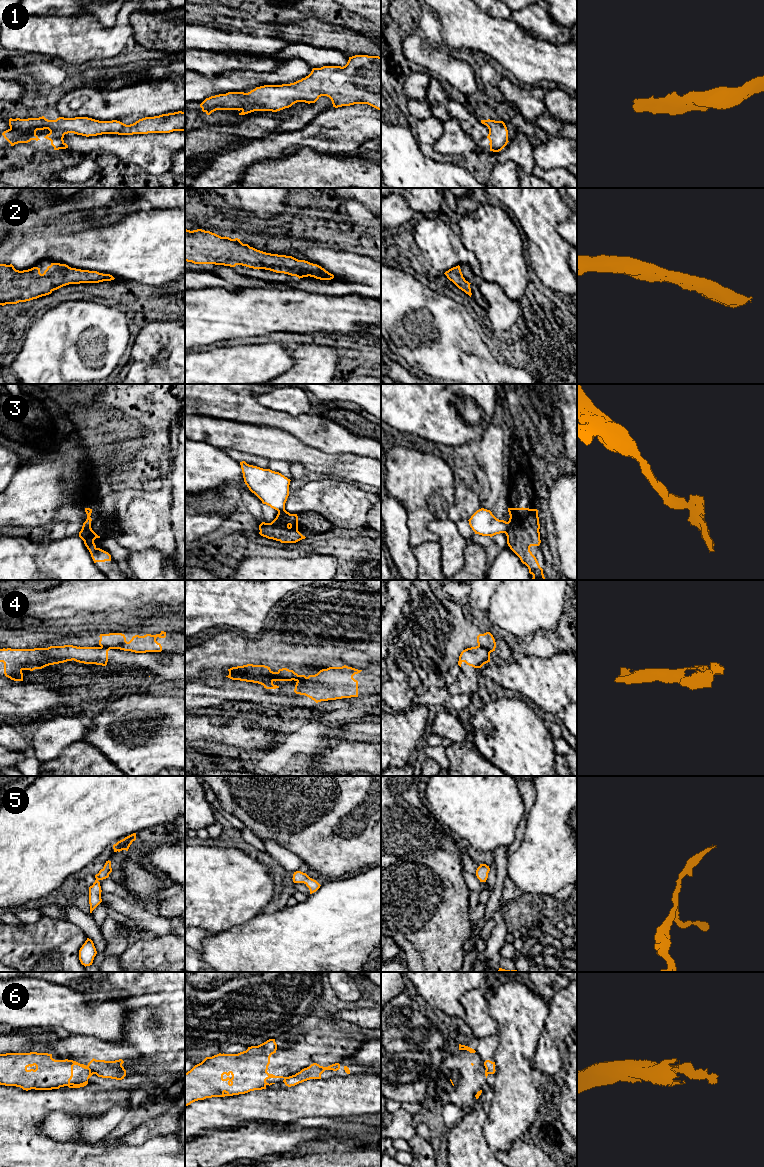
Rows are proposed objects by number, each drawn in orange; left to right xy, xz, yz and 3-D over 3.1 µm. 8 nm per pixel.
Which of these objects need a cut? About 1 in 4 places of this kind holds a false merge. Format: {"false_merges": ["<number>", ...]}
{"false_merges": ["3", "4", "6"]}

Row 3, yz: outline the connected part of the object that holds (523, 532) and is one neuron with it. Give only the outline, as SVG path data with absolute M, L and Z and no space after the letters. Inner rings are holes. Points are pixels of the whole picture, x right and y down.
M522 507L508 508L508 512L510 518L505 533L508 546L528 567L529 573L533 575L532 580L546 580L543 569L530 551L531 546L539 546L541 543L538 510Z

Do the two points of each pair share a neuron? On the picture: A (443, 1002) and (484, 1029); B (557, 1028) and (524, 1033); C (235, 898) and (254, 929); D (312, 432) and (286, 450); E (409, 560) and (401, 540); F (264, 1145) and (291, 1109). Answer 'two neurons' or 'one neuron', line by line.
A: one neuron
B: two neurons
C: two neurons
D: two neurons
E: one neuron
F: two neurons

